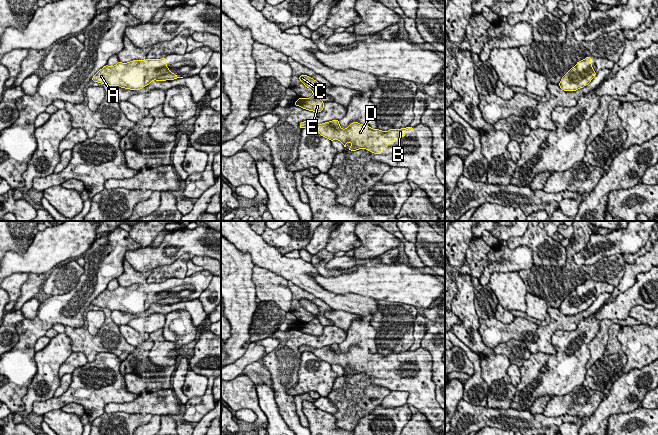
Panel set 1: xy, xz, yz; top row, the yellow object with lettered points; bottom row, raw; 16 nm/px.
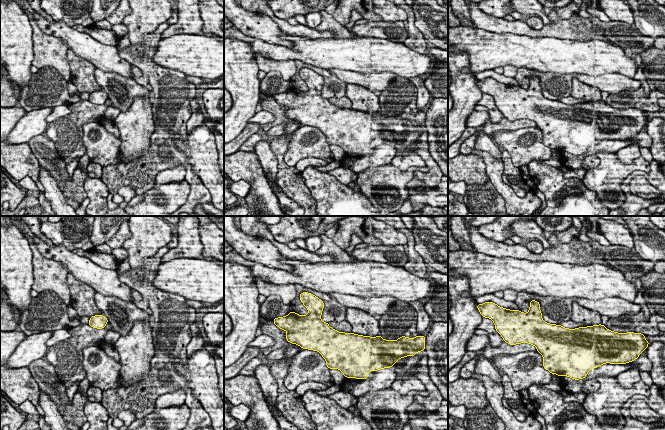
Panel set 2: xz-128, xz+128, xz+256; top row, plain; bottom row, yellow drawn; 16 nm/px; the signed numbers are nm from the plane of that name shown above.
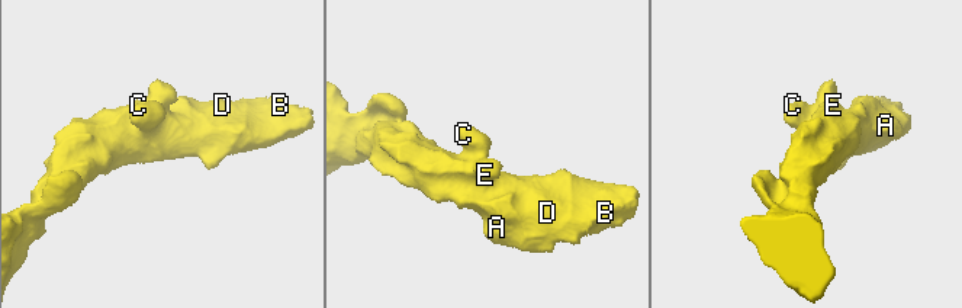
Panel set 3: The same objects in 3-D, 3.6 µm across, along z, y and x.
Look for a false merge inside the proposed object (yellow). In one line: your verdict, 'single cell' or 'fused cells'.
single cell

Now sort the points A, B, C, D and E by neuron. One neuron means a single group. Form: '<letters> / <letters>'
A B C D E

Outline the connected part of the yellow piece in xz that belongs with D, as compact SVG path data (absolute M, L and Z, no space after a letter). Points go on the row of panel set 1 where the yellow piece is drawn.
M336 119L318 125L303 121L299 124L299 127L301 129L312 128L322 137L330 141L340 141L344 147L346 147L347 142L350 142L352 144L348 148L350 151L366 149L378 155L381 155L383 149L388 147L390 143L396 139L405 137L406 130L413 129L407 126L406 128L382 131L378 128L372 129L368 125L363 125L358 122L352 122L346 129L342 129L339 120Z

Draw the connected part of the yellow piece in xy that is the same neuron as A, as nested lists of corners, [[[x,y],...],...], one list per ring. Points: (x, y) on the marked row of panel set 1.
[[[164,57],[133,60],[127,63],[119,61],[115,66],[105,65],[92,77],[92,81],[130,90],[140,90],[153,80],[166,81],[178,78],[183,77],[178,77],[169,71],[166,57]]]

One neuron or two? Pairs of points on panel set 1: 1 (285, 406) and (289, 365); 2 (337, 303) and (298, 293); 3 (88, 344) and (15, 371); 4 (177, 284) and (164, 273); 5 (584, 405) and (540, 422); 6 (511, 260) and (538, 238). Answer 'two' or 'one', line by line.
1: one
2: two
3: two
4: two
5: two
6: two

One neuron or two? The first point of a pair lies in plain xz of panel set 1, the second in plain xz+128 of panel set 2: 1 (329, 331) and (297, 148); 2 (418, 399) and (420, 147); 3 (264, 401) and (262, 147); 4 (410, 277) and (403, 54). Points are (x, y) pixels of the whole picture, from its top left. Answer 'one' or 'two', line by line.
1: two
2: one
3: one
4: one

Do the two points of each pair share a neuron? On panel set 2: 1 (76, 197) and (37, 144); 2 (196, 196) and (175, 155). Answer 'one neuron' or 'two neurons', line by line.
1: one neuron
2: one neuron

